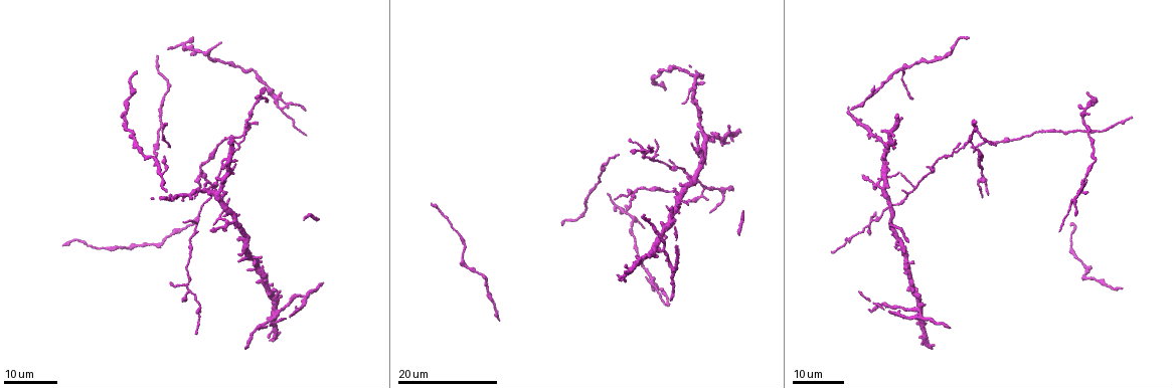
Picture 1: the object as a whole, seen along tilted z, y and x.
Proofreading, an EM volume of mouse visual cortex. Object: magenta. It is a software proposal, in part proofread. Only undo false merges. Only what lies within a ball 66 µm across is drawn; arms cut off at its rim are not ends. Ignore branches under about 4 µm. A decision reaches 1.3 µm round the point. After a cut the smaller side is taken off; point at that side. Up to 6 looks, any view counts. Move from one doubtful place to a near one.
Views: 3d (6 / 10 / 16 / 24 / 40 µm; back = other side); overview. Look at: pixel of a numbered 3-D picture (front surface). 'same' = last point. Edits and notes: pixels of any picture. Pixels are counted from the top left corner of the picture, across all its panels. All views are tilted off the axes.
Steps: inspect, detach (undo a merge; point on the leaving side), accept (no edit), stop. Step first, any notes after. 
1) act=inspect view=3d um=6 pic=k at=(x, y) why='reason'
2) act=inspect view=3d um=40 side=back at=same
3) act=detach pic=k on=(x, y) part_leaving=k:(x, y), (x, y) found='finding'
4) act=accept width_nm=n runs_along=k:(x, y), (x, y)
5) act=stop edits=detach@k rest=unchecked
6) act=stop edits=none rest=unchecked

act=inspect view=3d um=24 pic=1 at=(921, 306)

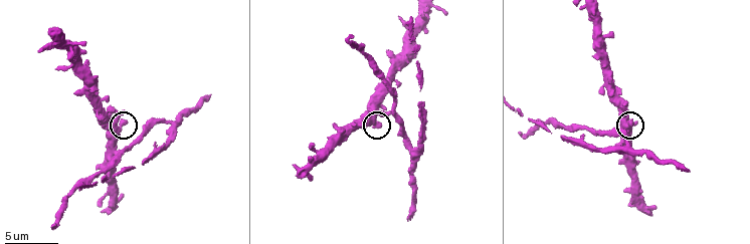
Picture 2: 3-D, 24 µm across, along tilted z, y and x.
act=inspect view=3d um=6 pic=2 at=(119, 128)

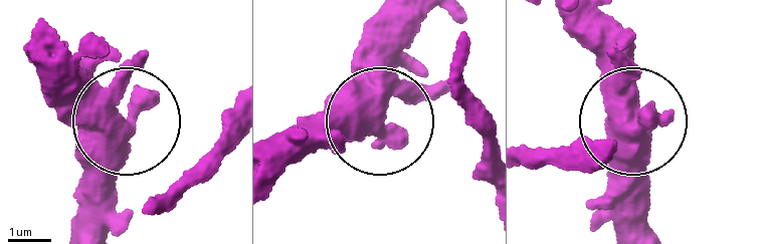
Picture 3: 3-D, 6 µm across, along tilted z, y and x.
act=accept width_nm=690 runs_along=3:(384, 13), (369, 56), (372, 128), (311, 155) found='all the same cell'

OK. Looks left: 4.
act=inspect view=3d um=24 pic=1 at=(245, 120) why='branch point'

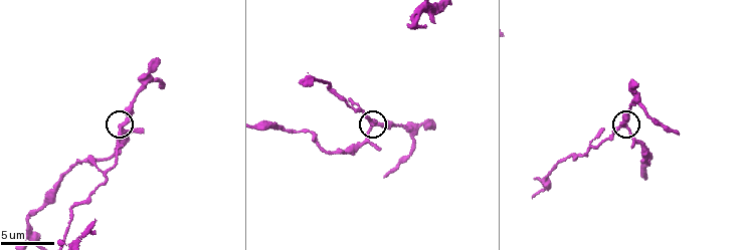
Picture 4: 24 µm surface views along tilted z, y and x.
act=inspect view=3d um=6 pic=4 at=(122, 127)

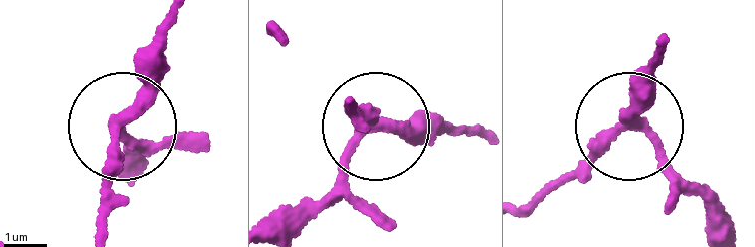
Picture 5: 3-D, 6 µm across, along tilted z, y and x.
act=detach pic=5 on=(141, 143) arms=3 part_leaving=5:(112, 122), (96, 232) found='a second cell is stuck on'

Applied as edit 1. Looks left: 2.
act=stop edits=detach@5 rest=unchecked

